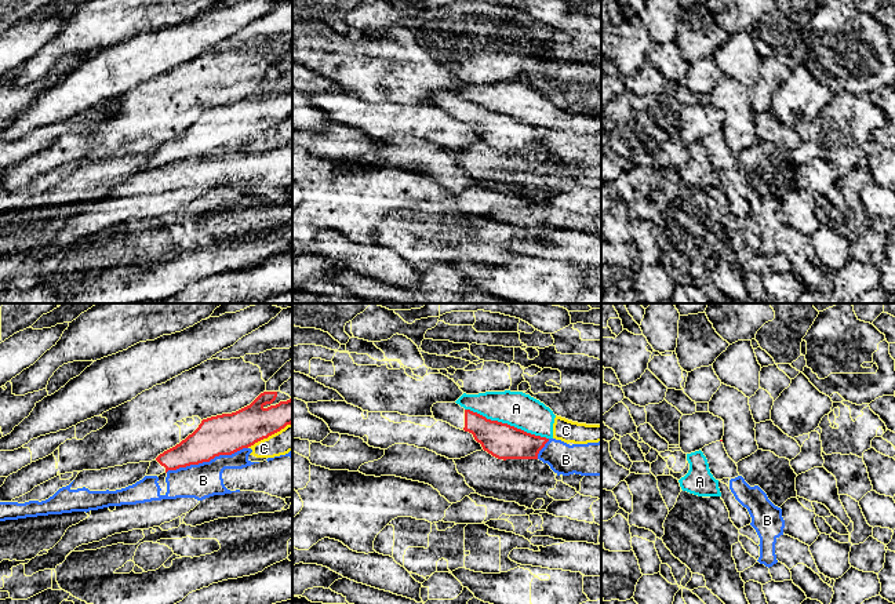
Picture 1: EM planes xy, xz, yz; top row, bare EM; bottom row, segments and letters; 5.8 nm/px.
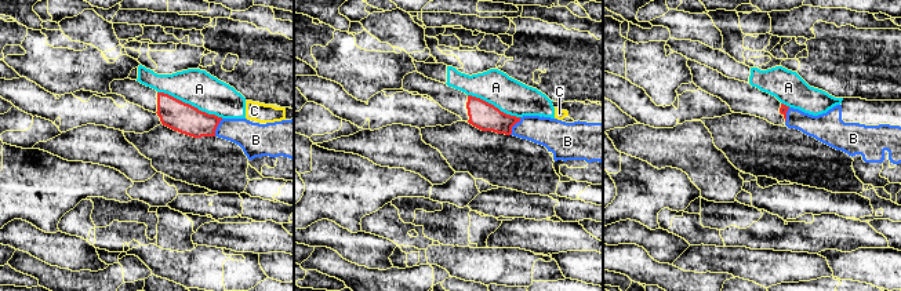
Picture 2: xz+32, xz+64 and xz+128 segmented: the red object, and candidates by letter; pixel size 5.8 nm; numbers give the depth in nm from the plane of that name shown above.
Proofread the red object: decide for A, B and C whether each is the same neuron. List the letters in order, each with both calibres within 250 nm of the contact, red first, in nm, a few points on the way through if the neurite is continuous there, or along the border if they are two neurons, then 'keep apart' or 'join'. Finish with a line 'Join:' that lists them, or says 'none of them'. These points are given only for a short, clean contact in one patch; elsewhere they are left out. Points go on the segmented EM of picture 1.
A: 200 nm thick on the red side, 200 nm on the other; keep apart
B: 240 nm thick on the red side, 200 nm on the other; keep apart
C: 240 nm thick on the red side, 150 nm on the other; border along xy (291, 422), (247, 447); keep apart
Join: none of them

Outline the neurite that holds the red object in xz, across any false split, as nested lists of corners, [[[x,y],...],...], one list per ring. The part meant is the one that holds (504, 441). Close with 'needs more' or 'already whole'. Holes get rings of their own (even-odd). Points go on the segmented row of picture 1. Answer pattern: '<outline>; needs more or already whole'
[[[436,403],[432,412],[436,421],[472,433],[484,451],[503,461],[538,459],[539,451],[549,441],[507,423],[487,419],[456,403]]]; needs more

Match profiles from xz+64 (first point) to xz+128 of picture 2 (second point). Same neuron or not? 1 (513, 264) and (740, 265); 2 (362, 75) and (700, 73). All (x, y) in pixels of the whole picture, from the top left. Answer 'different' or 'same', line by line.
1: same
2: different

